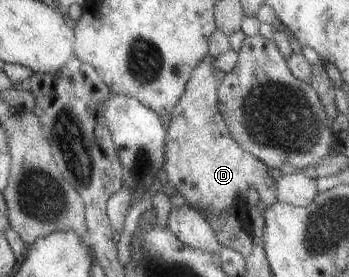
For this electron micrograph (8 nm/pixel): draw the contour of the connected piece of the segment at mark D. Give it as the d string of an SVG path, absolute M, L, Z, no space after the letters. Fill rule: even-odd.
M206 54L196 64L194 70L190 72L190 78L186 81L184 92L170 112L170 119L165 127L164 162L162 162L162 170L166 174L166 186L174 188L189 207L208 216L220 216L223 212L229 211L238 198L245 202L245 192L250 187L254 188L264 206L270 206L276 201L276 197L274 180L268 175L269 168L260 160L255 159L252 154L244 152L232 140L218 112L216 89L219 82L214 76L214 71L217 70L214 60L210 54Z

